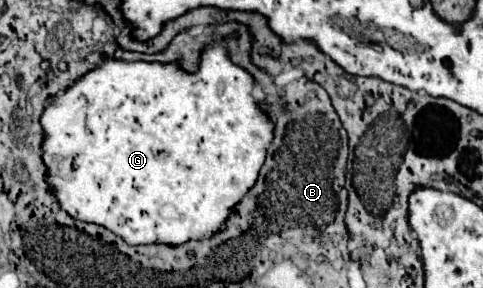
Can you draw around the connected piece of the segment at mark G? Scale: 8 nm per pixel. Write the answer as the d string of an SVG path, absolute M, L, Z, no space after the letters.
M228 35L222 41L214 41L206 45L200 53L200 65L194 73L188 73L180 67L180 61L174 63L146 63L146 61L122 61L122 59L112 59L108 55L102 57L102 61L78 77L66 91L60 95L48 97L46 99L46 109L42 111L40 125L44 131L42 139L42 161L46 165L46 183L50 187L50 193L56 197L60 207L74 219L86 221L86 223L96 223L106 229L110 229L114 235L122 237L128 245L152 245L152 243L162 243L162 245L182 245L192 239L204 239L220 233L224 229L226 219L234 213L236 203L242 201L242 197L252 189L252 185L258 179L258 173L264 165L266 159L266 149L270 147L274 139L274 119L268 115L266 109L260 107L260 99L254 99L252 91L256 87L254 77L232 63L230 53L228 53L228 43L234 41L236 35Z

